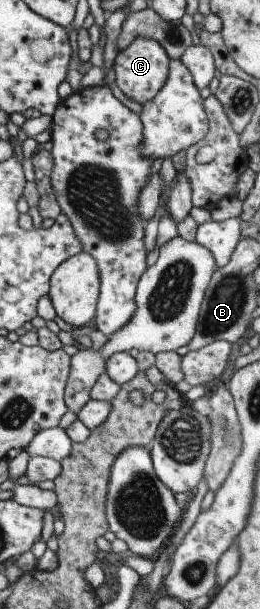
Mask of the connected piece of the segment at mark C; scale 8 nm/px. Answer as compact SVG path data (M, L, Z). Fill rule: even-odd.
M137 36L124 50L120 50L115 56L112 68L116 73L116 85L119 89L129 99L144 105L146 101L153 99L165 85L169 64L169 54L156 39Z

